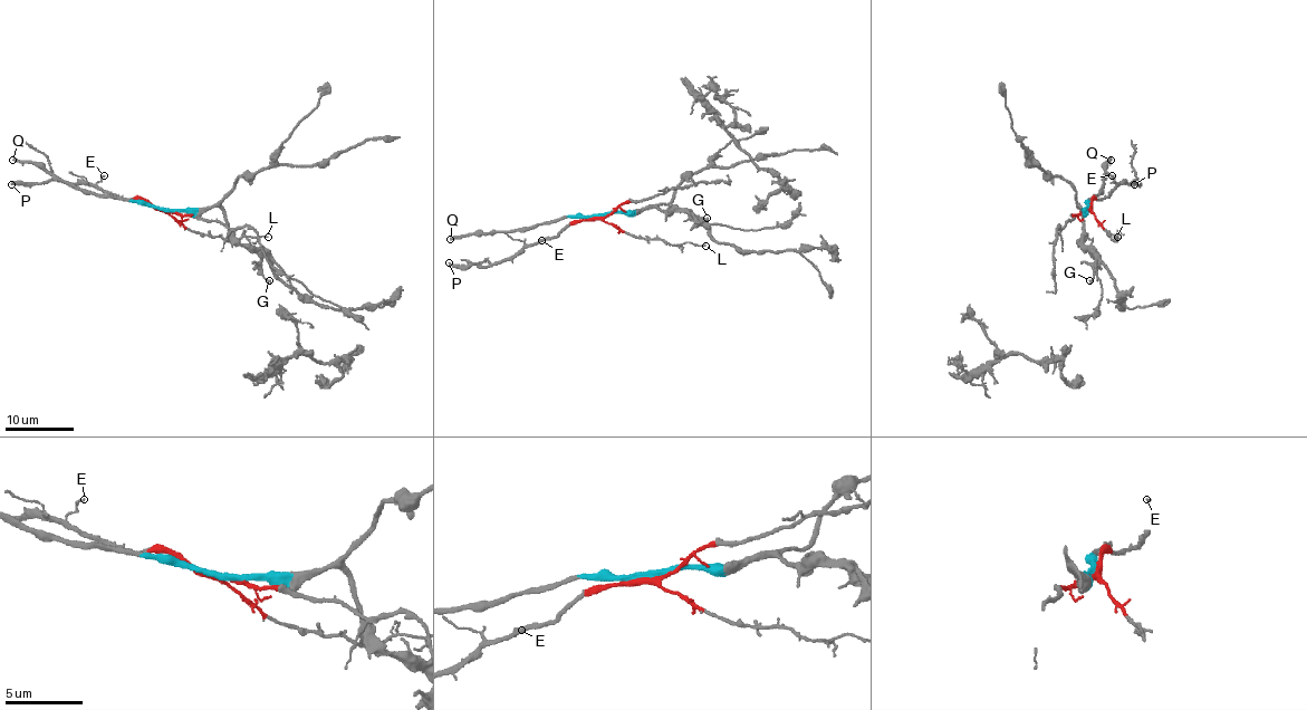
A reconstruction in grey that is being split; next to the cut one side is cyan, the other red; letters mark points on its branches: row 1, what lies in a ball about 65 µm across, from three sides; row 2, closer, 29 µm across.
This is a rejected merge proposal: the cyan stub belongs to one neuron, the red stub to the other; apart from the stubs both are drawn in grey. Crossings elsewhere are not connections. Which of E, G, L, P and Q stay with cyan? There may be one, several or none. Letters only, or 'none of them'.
G, Q

